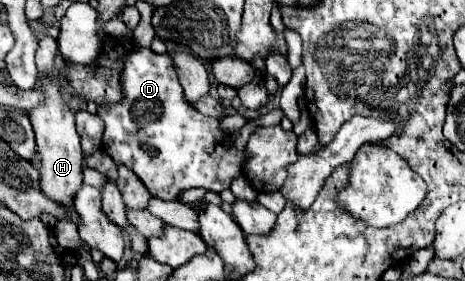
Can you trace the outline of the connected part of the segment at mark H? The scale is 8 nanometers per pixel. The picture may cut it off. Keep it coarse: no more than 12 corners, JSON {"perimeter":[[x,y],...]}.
{"perimeter":[[55,82],[29,118],[41,192],[73,210],[83,184],[75,116]]}

